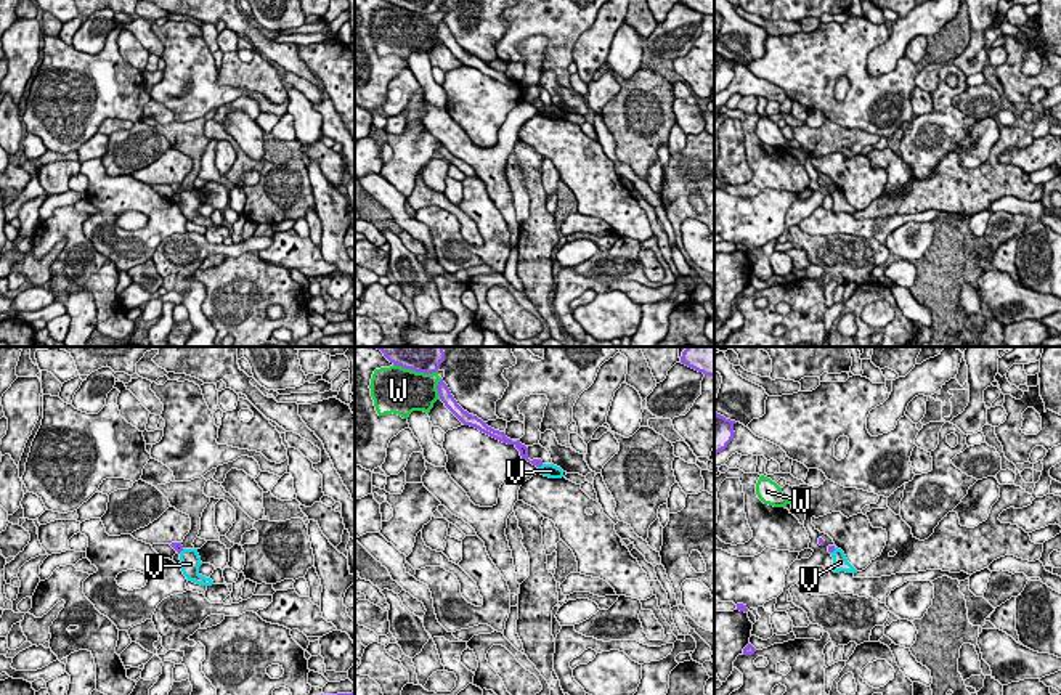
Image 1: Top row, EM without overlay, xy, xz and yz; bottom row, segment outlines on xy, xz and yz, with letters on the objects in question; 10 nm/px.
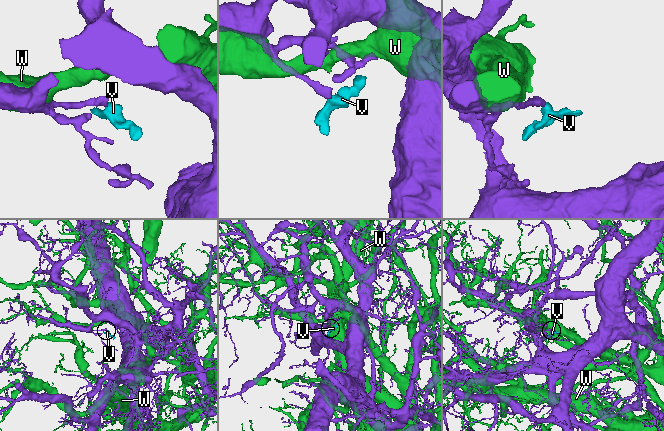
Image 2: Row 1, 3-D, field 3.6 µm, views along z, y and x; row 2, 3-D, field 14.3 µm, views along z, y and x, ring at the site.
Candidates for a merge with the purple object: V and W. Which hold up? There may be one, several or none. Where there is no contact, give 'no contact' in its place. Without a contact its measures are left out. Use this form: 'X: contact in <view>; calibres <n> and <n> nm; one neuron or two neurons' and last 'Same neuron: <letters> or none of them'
V: contact in xz; calibres 100 and 140 nm; two neurons
W: contact in xz; calibres 120 and 380 nm; two neurons
Same neuron: none of them

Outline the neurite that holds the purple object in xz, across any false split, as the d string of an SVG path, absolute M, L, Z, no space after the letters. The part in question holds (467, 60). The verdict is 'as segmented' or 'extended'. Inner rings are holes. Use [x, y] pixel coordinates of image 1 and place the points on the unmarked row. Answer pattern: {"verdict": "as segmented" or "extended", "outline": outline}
{"verdict": "as segmented", "outline": "M443 19L438 22L437 26L438 35L441 39L441 42L445 43L445 47L464 64L464 66L470 66L478 69L480 72L502 82L507 85L514 85L518 91L523 101L531 103L536 108L543 106L541 100L528 100L528 88L525 85L520 83L520 80L512 82L510 79L506 77L504 72L494 71L491 67L486 66L486 63L483 63L482 59L478 59L477 56L469 55L467 51L464 51L457 42L454 40L454 37L451 35L448 26L443 22Z"}

